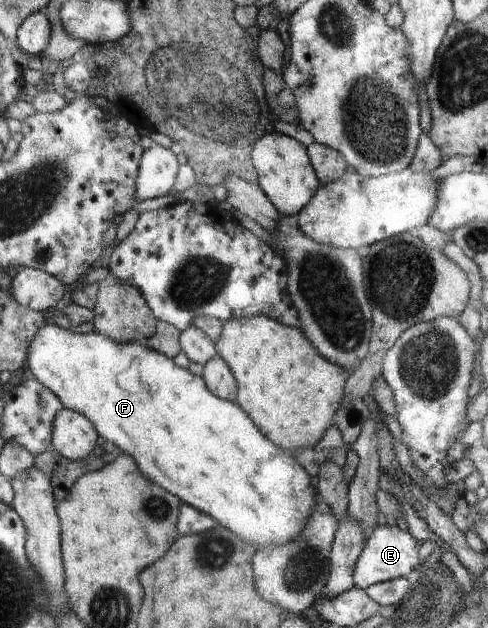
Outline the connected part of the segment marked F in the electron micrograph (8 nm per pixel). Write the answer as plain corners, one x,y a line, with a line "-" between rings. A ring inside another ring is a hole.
52,320
46,324
46,327
42,328
41,333
38,334
37,341
30,347
28,367
38,380
42,381
50,391
53,391
60,397
66,408
89,416
98,428
98,433
100,433
103,440
112,441
112,443
117,445
117,449
122,447
126,453
130,453
138,461
140,469
144,471
144,475
148,479
154,479
158,485
162,485
168,491
176,493
184,503
190,503
196,509
204,511
206,515
212,515
226,529
232,529
234,533
240,535
244,543
250,543
250,545
262,548
277,547
282,545
282,543
292,541
298,534
302,533
302,527
309,521
309,517
313,513
313,507
316,505
318,493
315,481
289,453
278,447
269,436
266,436
260,430
257,424
253,422
253,418
239,403
218,397
211,391
204,377
194,375
192,371
179,367
174,362
174,359
170,359
169,355
150,348
145,343
136,341
126,341
126,343
122,341
120,343
120,341
114,340
102,332
76,333
71,328
60,326
61,324
56,320

